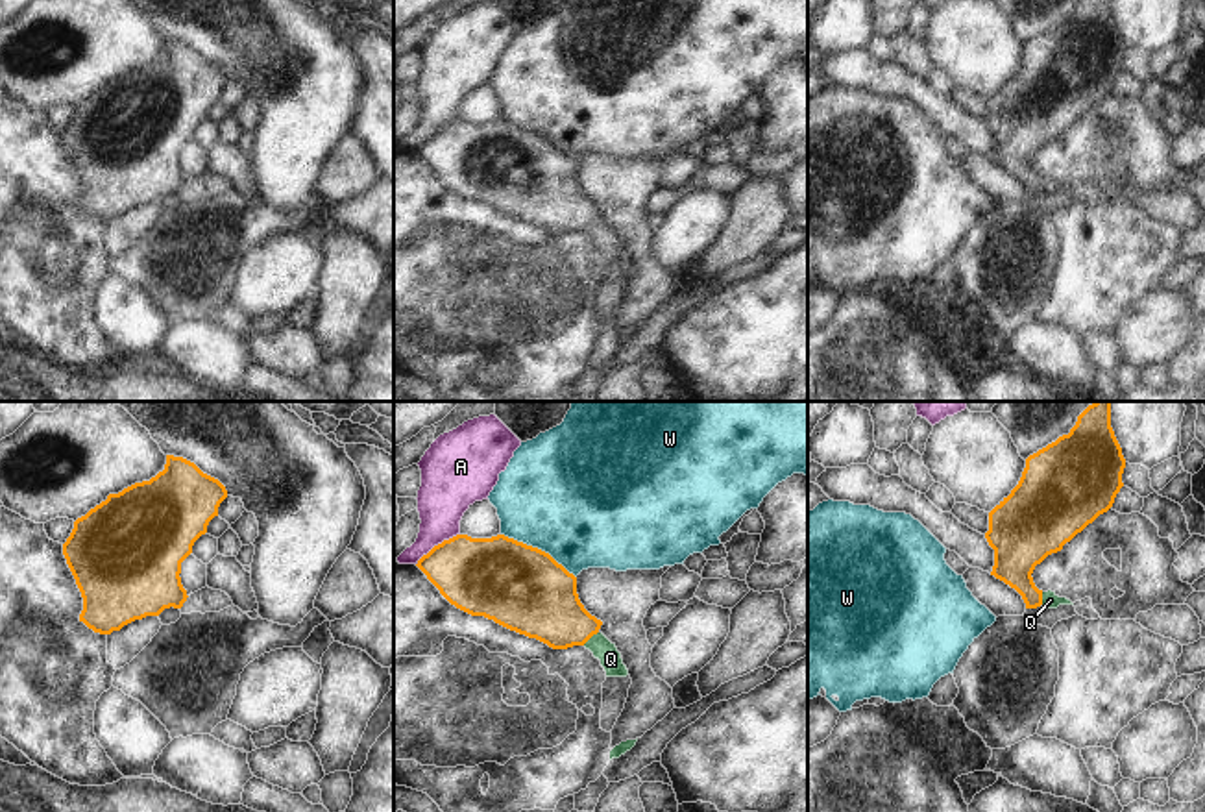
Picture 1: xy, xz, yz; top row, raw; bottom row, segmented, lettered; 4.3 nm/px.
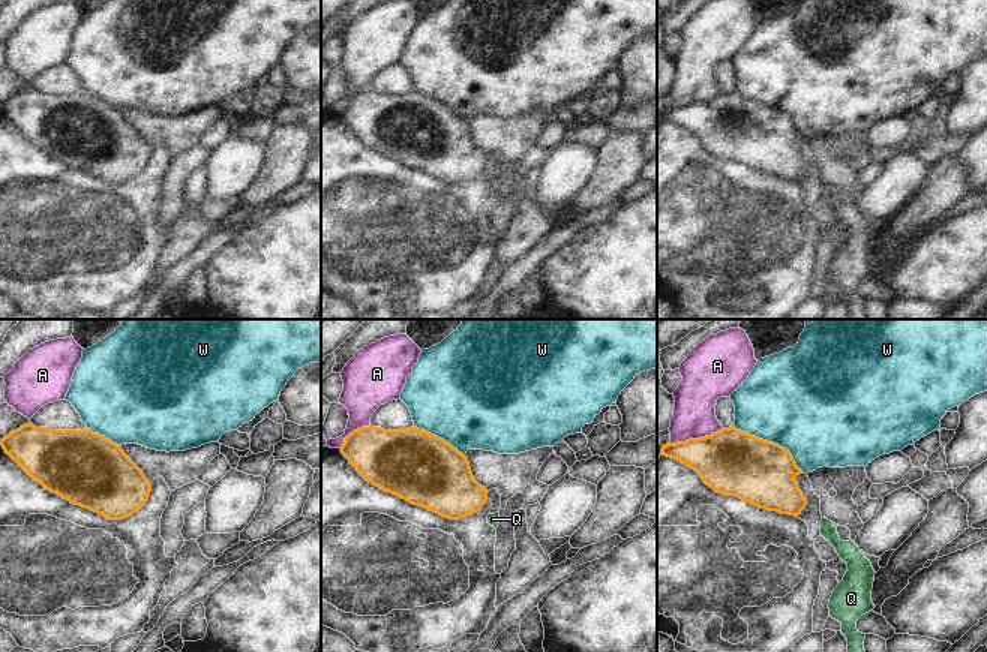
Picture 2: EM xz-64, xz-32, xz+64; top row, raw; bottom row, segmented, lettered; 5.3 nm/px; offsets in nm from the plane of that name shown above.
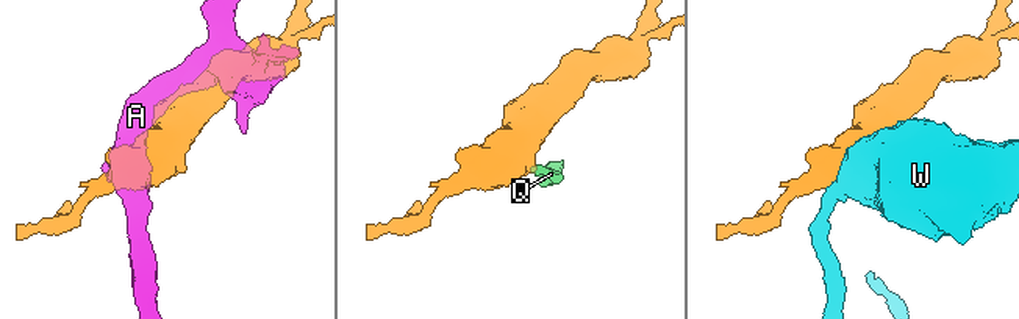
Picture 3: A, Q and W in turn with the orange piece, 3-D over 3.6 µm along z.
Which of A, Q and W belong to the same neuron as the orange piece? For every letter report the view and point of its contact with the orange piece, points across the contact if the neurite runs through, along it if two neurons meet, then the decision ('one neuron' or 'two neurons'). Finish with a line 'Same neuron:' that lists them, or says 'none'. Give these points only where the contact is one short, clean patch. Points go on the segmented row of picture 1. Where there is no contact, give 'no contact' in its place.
A: contact xz (438, 544); border xz (459, 533), (435, 544), (416, 565); two neurons
Q: contact xz (590, 637); way xz (544, 603), (590, 637), (610, 659); one neuron
W: contact xz (536, 548); border xz (501, 533), (547, 552), (575, 578); two neurons
Same neuron: Q

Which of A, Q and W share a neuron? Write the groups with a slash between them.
A / Q / W

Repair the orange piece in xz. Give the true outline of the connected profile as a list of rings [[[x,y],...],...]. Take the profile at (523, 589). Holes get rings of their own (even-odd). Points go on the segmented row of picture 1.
[[[456,535],[416,564],[456,609],[536,638],[553,649],[584,646],[606,677],[627,677],[621,653],[578,599],[577,577],[549,553],[497,535]]]

